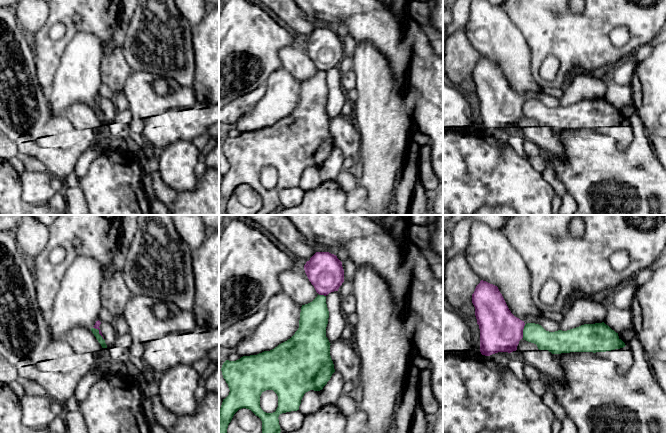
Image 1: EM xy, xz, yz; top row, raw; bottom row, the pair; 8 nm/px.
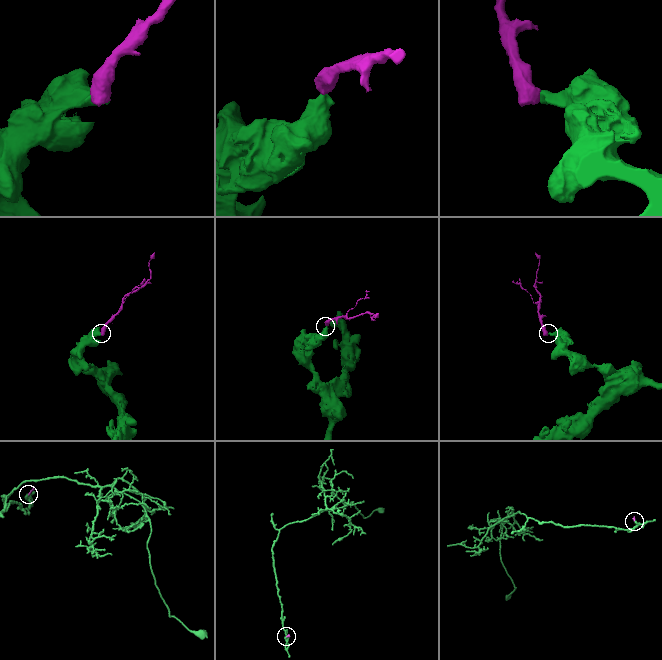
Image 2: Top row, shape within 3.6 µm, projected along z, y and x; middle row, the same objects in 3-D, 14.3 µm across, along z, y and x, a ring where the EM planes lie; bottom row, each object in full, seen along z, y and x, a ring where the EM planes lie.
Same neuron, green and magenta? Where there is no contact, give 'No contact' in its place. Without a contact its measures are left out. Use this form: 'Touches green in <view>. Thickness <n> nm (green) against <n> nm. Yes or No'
Touches green in xy. Thickness 50 nm (green) against 50 nm. No

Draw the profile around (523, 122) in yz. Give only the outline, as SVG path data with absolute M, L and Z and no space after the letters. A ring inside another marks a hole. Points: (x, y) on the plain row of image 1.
M524 116L519 117L517 127L521 128L526 139L533 141L544 151L565 159L564 147L555 135L554 131L548 126L539 126L537 121Z

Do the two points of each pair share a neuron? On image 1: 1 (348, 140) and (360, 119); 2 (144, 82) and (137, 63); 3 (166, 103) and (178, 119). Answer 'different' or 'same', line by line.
1: different
2: different
3: different

